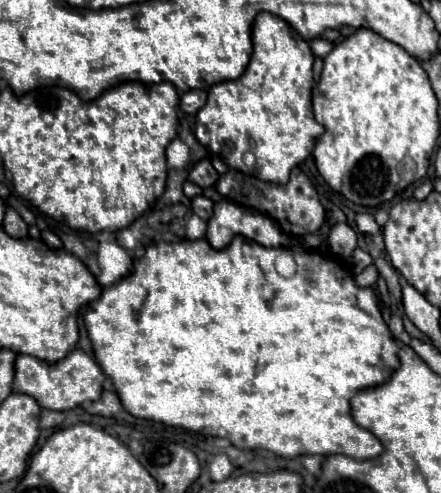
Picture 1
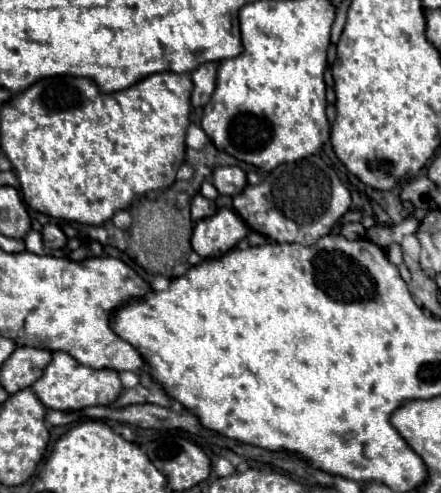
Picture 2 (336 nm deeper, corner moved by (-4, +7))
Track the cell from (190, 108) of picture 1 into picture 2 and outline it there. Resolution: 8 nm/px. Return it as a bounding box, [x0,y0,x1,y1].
[192,63,218,107]

